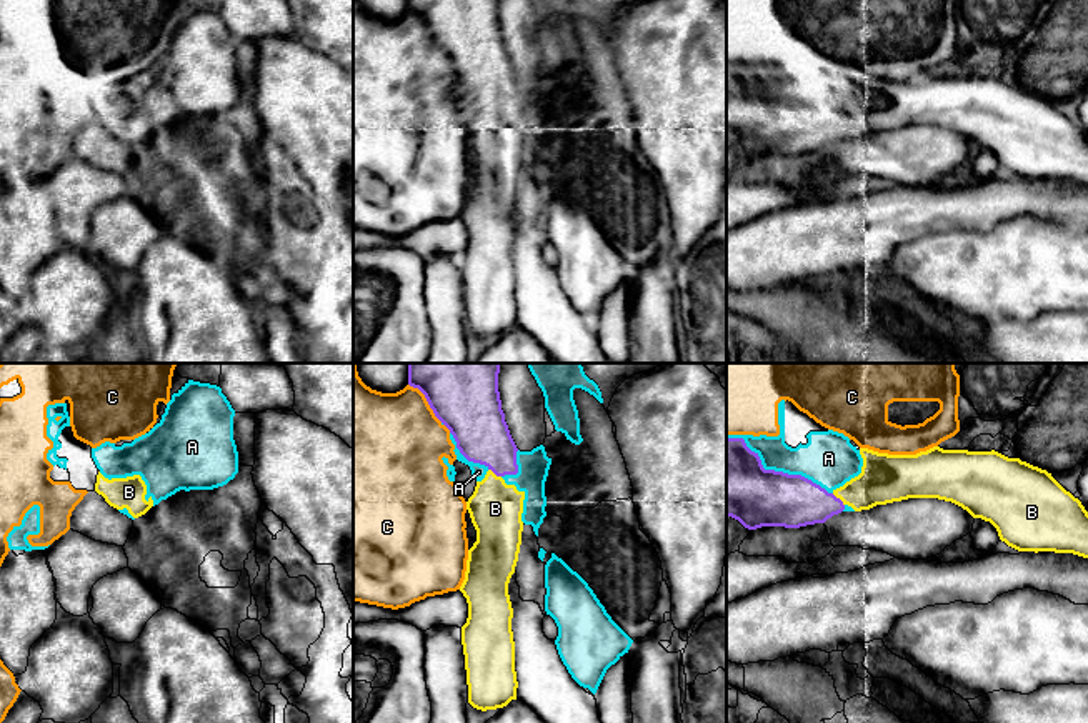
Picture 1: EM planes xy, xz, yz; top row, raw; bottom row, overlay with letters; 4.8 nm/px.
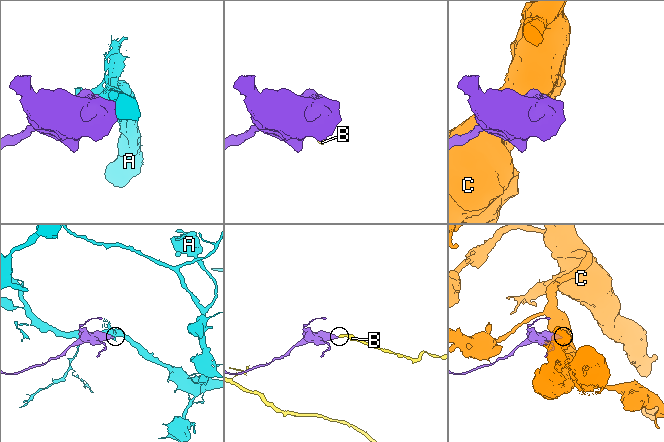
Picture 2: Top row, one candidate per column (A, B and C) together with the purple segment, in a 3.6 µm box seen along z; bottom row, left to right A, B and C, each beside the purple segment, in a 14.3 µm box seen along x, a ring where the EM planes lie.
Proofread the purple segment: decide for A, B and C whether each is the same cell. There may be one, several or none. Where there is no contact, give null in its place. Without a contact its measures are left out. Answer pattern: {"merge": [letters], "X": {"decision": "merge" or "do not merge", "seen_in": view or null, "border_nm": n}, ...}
{"merge": ["B"], "A": {"decision": "do not merge", "seen_in": "yz", "border_nm": 600}, "B": {"decision": "merge", "seen_in": "yz", "border_nm": 90}, "C": {"decision": "do not merge", "seen_in": "xz", "border_nm": 320}}

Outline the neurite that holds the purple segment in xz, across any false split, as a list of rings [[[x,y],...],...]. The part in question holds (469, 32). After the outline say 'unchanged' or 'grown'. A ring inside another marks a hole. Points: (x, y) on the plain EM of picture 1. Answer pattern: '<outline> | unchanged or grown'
[[[408,0],[408,12],[418,15],[425,22],[435,43],[453,62],[460,80],[468,88],[480,90],[488,95],[485,105],[477,108],[475,118],[467,128],[467,137],[477,157],[477,168],[468,177],[465,207],[460,213],[460,218],[468,230],[468,245],[462,253],[462,272],[465,282],[468,330],[482,338],[503,335],[512,327],[517,327],[518,315],[515,298],[515,268],[512,258],[513,235],[508,222],[508,210],[515,200],[522,172],[525,118],[518,118],[515,112],[507,112],[503,107],[505,102],[518,100],[518,75],[510,62],[505,40],[502,37],[498,0]]] | grown

